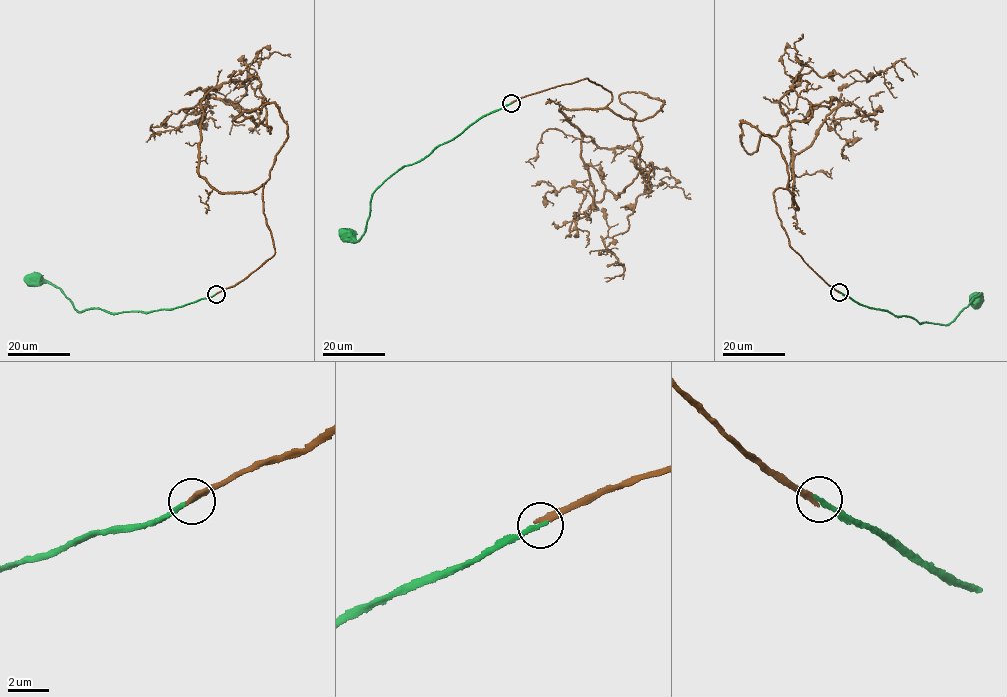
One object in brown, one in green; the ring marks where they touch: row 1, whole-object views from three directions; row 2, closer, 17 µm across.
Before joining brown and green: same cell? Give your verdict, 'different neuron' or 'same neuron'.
same neuron

